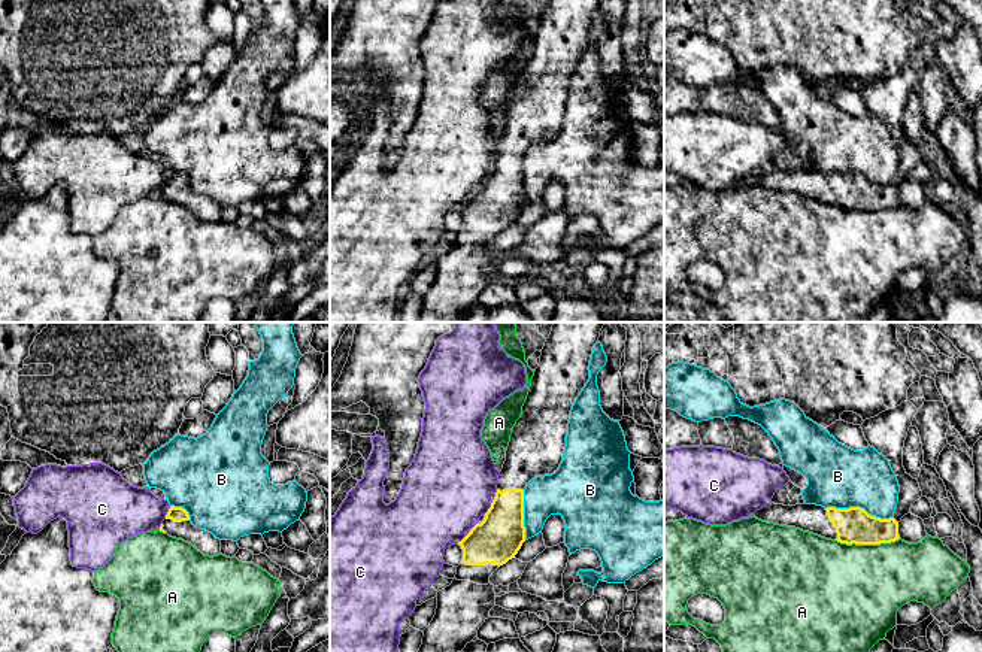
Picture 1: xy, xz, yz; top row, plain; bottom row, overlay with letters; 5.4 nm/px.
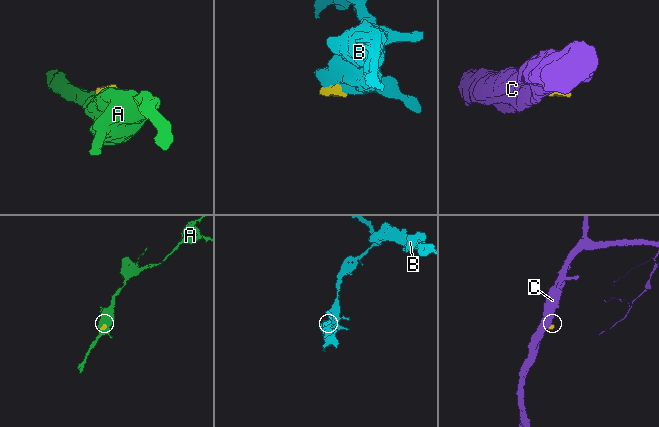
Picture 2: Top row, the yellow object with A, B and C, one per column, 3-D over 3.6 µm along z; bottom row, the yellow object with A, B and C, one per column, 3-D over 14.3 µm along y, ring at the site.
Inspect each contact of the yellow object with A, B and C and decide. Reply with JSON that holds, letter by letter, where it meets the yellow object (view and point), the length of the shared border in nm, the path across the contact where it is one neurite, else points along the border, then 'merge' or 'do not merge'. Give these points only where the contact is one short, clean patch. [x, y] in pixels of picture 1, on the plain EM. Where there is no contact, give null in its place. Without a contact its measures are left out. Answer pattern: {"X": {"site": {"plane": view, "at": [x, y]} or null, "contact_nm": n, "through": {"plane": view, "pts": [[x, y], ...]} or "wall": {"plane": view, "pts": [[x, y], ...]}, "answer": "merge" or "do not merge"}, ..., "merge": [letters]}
{"A": {"site": {"plane": "yz", "at": [867, 209]}, "contact_nm": 340, "answer": "do not merge"}, "B": {"site": {"plane": "yz", "at": [858, 173]}, "contact_nm": 360, "answer": "do not merge"}, "C": {"site": {"plane": "xz", "at": [493, 167]}, "contact_nm": 150, "wall": {"plane": "xz", "pts": [[497, 155], [491, 172], [484, 179]]}, "answer": "do not merge"}, "merge": []}

